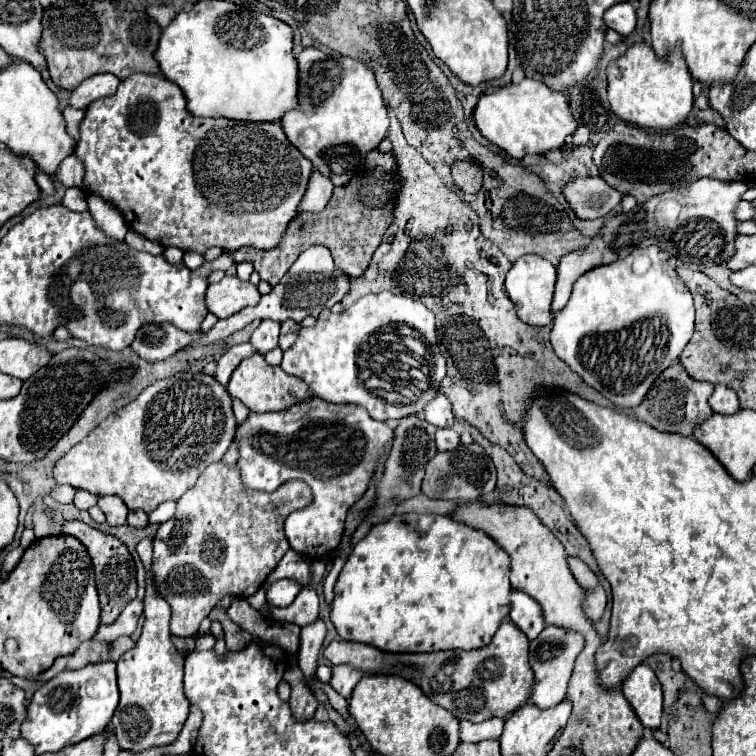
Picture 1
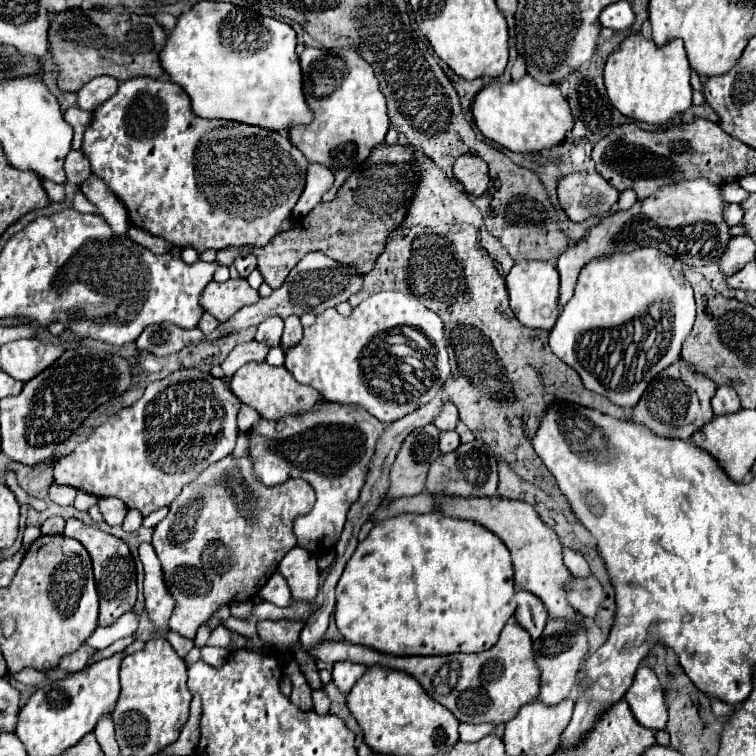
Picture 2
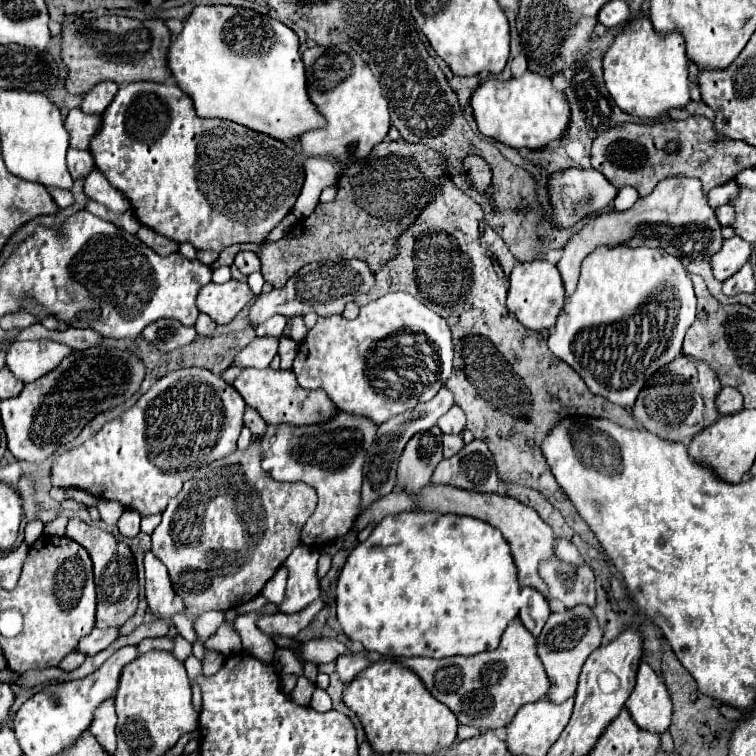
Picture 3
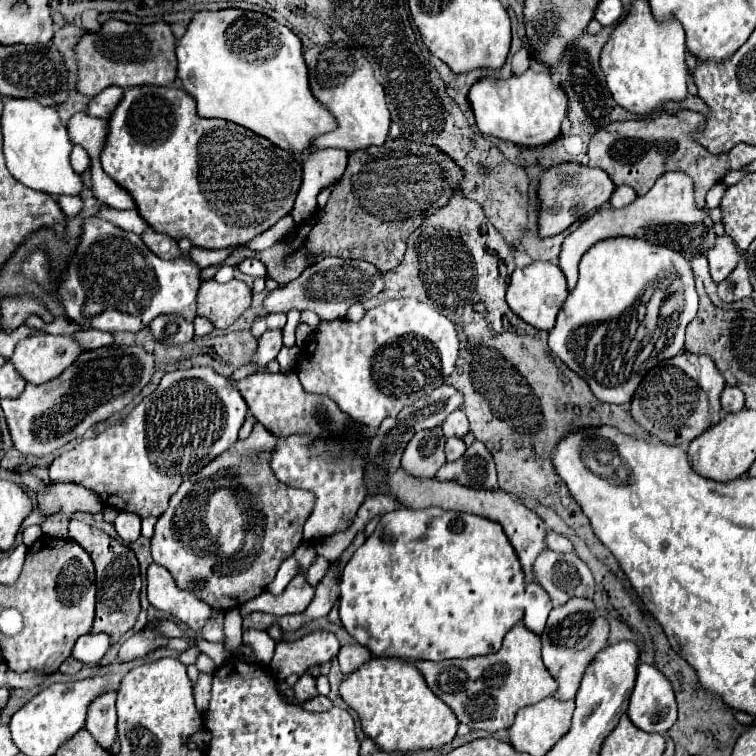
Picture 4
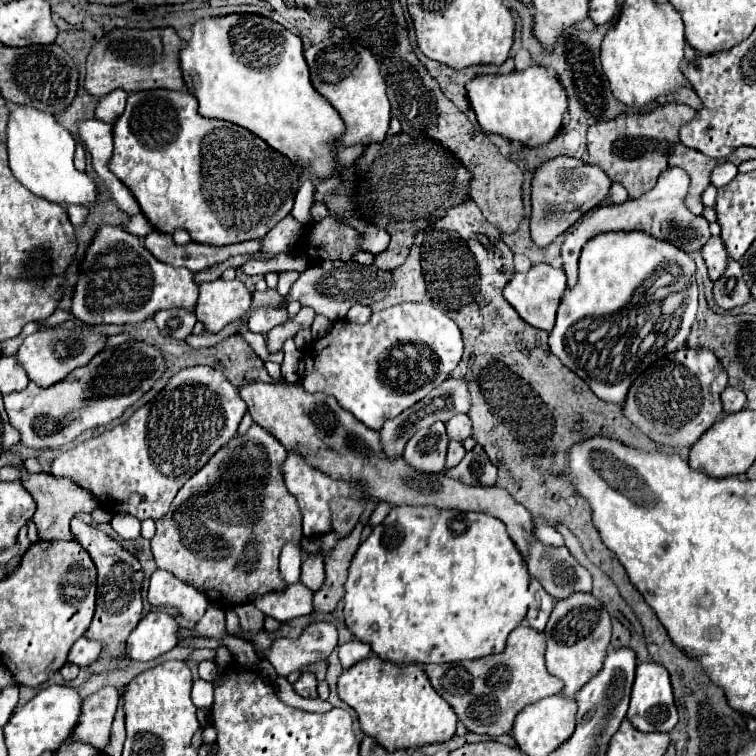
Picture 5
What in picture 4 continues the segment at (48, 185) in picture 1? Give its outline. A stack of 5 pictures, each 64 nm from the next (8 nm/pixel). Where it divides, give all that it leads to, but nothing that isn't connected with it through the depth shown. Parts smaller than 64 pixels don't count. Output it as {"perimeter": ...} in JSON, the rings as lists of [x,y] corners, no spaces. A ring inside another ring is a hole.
{"perimeter":[[[60,196],[60,198],[58,198],[58,204],[60,204],[60,208],[64,210],[64,214],[70,216],[70,218],[78,216],[80,210],[82,210],[82,206],[84,206],[82,200],[80,200],[80,198],[74,198],[74,196]]]}

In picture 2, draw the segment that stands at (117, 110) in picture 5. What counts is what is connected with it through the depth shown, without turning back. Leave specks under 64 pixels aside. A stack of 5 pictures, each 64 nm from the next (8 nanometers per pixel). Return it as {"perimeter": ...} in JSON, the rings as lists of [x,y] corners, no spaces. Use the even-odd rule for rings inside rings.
{"perimeter":[[[102,76],[96,80],[90,80],[80,92],[78,92],[78,108],[94,112],[100,104],[104,104],[110,96],[114,96],[118,90],[118,82],[114,78]]]}

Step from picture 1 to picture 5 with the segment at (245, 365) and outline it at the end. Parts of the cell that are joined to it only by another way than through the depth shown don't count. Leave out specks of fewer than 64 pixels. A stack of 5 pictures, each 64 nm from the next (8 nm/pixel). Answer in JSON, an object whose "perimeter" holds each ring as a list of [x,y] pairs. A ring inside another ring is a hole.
{"perimeter":[[[250,382],[240,388],[240,398],[246,402],[250,416],[256,424],[268,430],[284,448],[300,448],[304,456],[316,464],[328,476],[336,476],[336,480],[352,480],[352,484],[360,484],[364,494],[388,502],[392,506],[412,504],[412,506],[436,506],[436,508],[456,508],[468,512],[484,512],[494,518],[500,518],[510,538],[514,540],[520,554],[528,556],[528,546],[534,542],[534,520],[530,512],[518,504],[508,492],[502,488],[488,486],[470,486],[460,480],[452,480],[448,476],[420,472],[406,464],[402,456],[388,458],[380,444],[380,434],[376,430],[360,424],[350,412],[340,408],[340,404],[328,394],[308,394],[300,384],[282,386],[282,384],[266,384],[266,382]]]}

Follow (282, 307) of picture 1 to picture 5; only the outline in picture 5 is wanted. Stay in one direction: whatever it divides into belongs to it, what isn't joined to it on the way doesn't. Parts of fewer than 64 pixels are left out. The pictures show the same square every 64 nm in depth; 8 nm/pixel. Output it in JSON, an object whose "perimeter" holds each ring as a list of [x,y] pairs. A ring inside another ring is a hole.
{"perimeter":[[[322,262],[320,266],[312,266],[306,272],[300,274],[300,278],[294,282],[292,290],[290,290],[290,298],[298,300],[302,306],[310,306],[314,308],[318,314],[330,318],[330,320],[344,320],[348,310],[354,304],[374,304],[384,300],[384,296],[388,296],[388,288],[392,286],[394,276],[392,272],[384,272],[376,266],[364,266],[358,262]]]}

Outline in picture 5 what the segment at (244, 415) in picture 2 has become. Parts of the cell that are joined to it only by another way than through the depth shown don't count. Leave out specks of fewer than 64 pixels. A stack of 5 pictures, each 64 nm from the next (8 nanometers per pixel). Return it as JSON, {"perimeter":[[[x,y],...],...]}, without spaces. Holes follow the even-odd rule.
{"perimeter":[[[252,424],[246,434],[236,434],[178,490],[168,514],[156,522],[156,536],[152,540],[156,566],[204,592],[216,606],[238,606],[268,592],[284,592],[288,584],[284,584],[278,570],[280,550],[286,542],[300,544],[302,540],[300,508],[296,498],[284,488],[280,472],[284,456],[286,448],[258,424]],[[232,518],[250,520],[234,524]]]}

